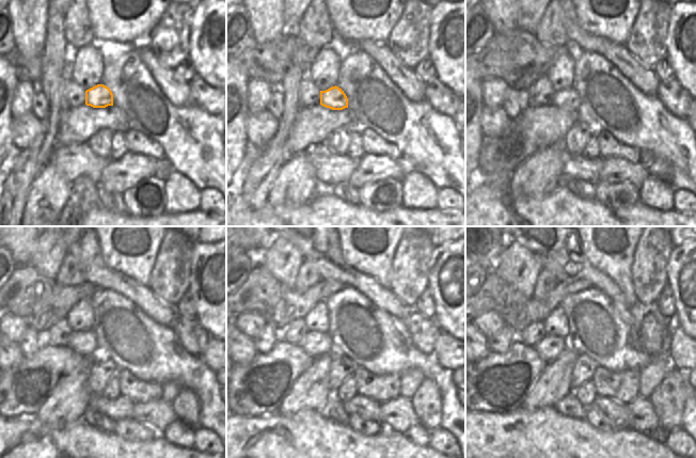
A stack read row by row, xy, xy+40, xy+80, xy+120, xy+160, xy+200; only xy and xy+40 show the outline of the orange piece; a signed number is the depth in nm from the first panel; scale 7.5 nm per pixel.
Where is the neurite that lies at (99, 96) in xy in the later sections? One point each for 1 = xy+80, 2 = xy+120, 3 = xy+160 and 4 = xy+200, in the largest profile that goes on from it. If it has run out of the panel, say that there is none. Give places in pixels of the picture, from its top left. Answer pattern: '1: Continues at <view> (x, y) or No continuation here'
1: Continues at xy+80 (568, 99)
2: Continues at xy+120 (83, 342)
3: Continues at xy+160 (315, 344)
4: Continues at xy+200 (549, 347).

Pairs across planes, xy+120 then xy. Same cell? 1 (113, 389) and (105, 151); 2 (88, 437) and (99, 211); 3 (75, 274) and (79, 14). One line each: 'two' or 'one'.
1: two
2: one
3: one

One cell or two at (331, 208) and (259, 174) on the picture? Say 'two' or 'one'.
two

